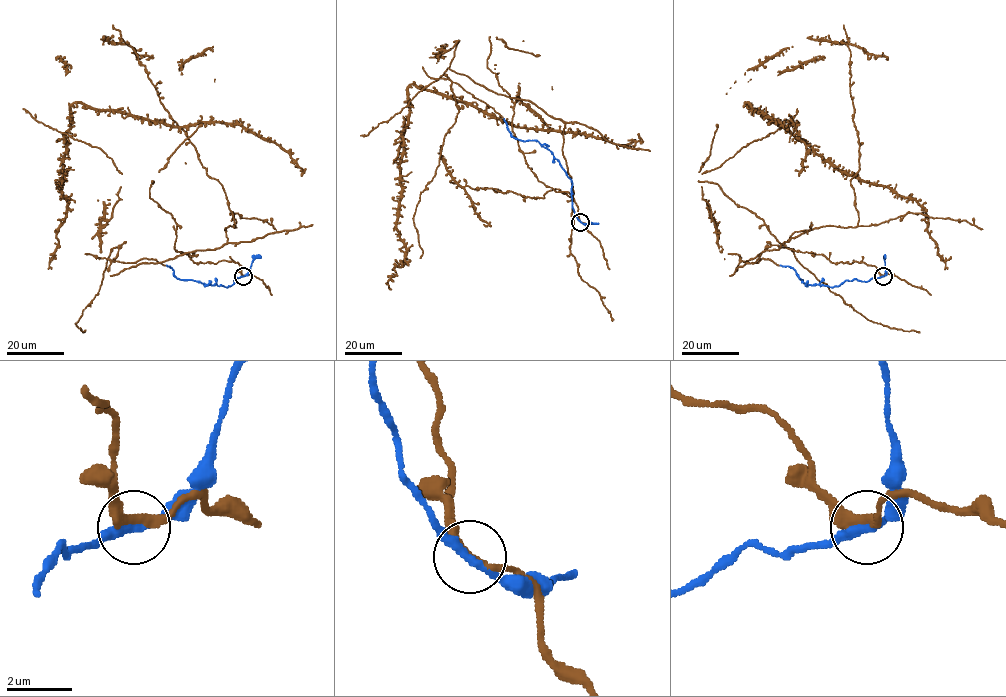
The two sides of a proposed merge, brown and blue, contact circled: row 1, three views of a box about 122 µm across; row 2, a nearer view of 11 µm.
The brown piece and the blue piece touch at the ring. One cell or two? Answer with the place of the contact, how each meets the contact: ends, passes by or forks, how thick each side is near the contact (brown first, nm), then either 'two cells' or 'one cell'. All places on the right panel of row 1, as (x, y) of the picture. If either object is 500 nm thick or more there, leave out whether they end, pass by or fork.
place (883, 276); brown passes by; blue passes by; calibres 260 and 260 nm; one cell

